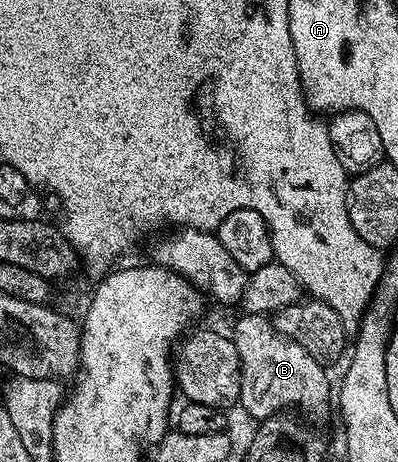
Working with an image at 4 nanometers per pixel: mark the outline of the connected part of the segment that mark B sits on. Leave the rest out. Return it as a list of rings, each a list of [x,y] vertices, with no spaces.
[[[243,313],[240,316],[233,330],[241,369],[238,406],[244,407],[255,421],[295,409],[291,407],[300,407],[304,411],[302,414],[311,421],[325,418],[327,410],[333,407],[333,383],[331,387],[328,368],[315,359],[309,349],[288,335],[282,335],[266,314]]]

